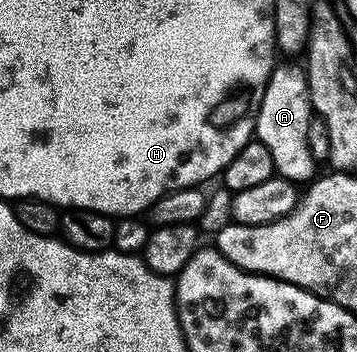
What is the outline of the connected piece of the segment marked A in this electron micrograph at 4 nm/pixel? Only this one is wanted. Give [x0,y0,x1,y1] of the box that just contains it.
[254,66,317,185]

